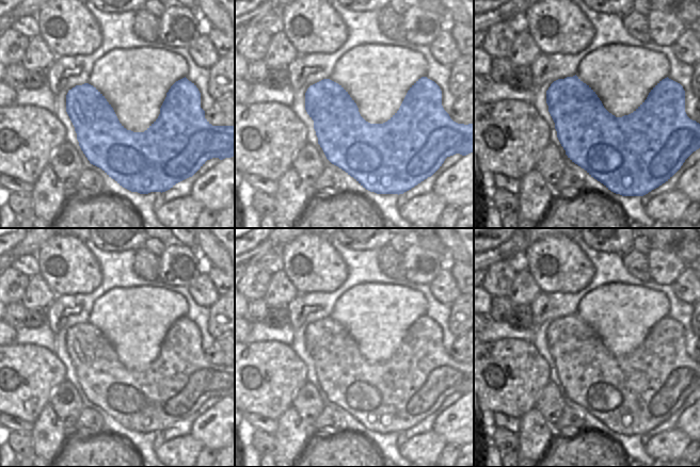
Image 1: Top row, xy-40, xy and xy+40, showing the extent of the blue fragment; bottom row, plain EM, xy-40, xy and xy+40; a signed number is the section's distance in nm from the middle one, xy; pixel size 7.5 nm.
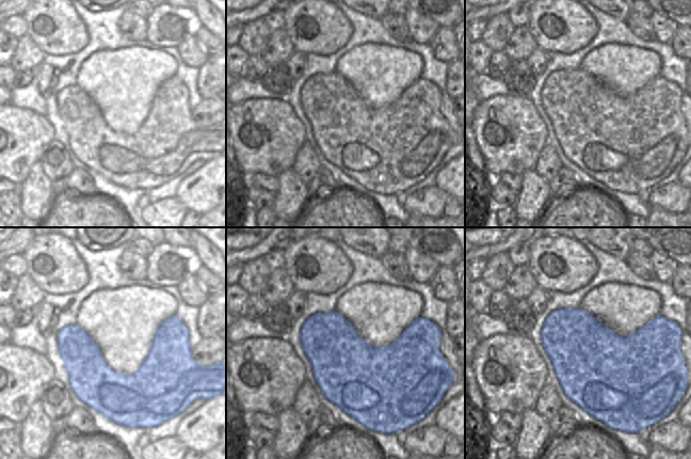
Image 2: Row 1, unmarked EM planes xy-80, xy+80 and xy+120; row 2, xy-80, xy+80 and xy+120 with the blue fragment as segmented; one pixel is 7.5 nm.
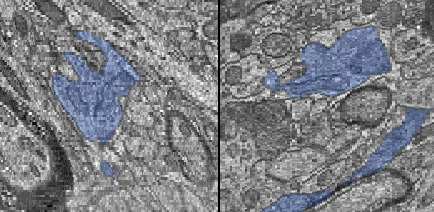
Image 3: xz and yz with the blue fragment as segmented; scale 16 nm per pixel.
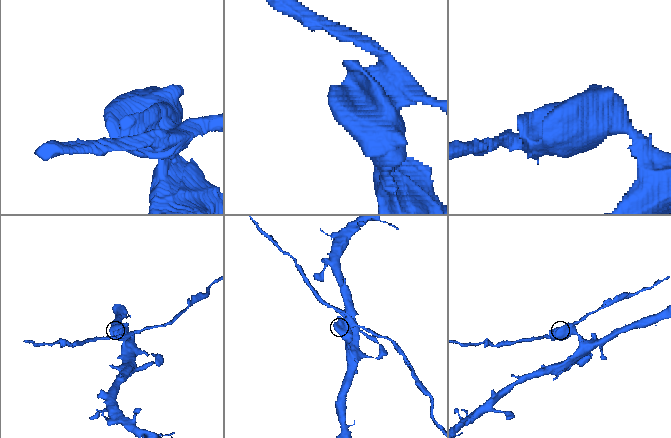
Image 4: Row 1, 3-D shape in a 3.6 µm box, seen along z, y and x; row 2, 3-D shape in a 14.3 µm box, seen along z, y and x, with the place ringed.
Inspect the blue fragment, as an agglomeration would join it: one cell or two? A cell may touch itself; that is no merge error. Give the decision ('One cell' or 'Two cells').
Two cells.

